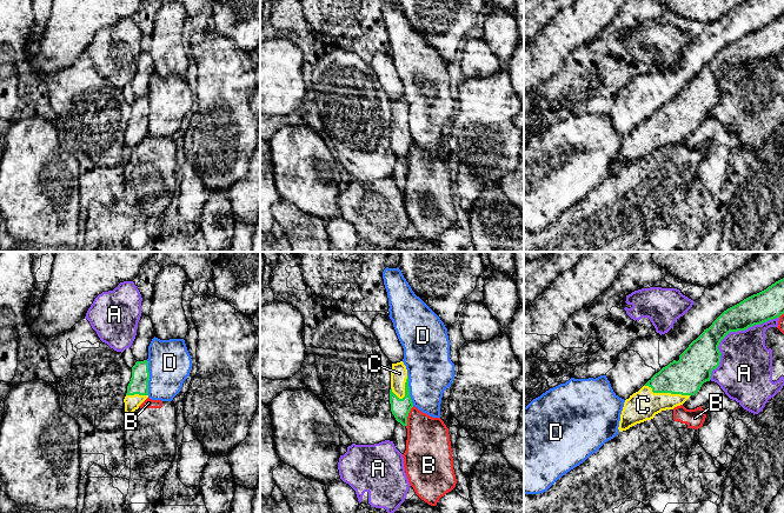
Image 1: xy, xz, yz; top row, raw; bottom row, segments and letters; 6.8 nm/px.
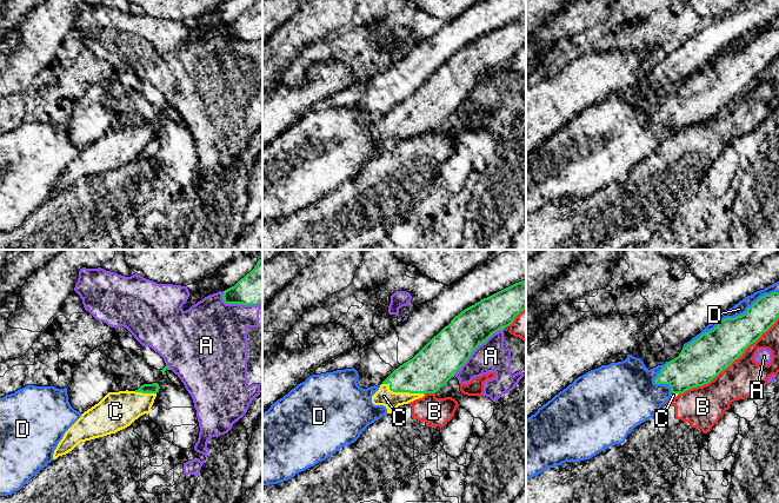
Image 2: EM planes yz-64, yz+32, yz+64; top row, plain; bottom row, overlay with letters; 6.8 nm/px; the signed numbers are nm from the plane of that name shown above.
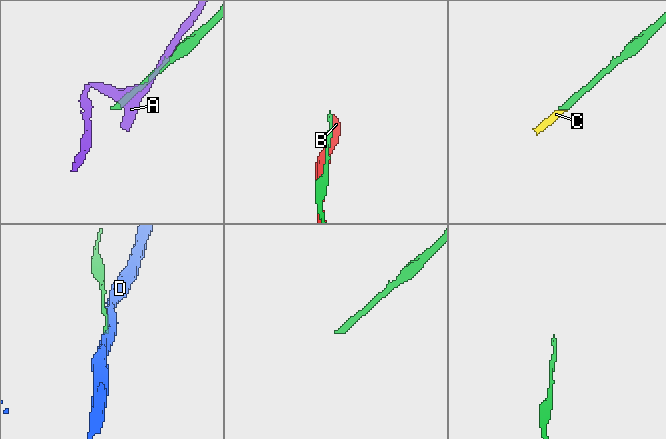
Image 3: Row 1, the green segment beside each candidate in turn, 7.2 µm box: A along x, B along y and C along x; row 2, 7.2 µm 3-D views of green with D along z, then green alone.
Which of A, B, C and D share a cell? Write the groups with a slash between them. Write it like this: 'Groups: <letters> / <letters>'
Groups: A / B / C / D

